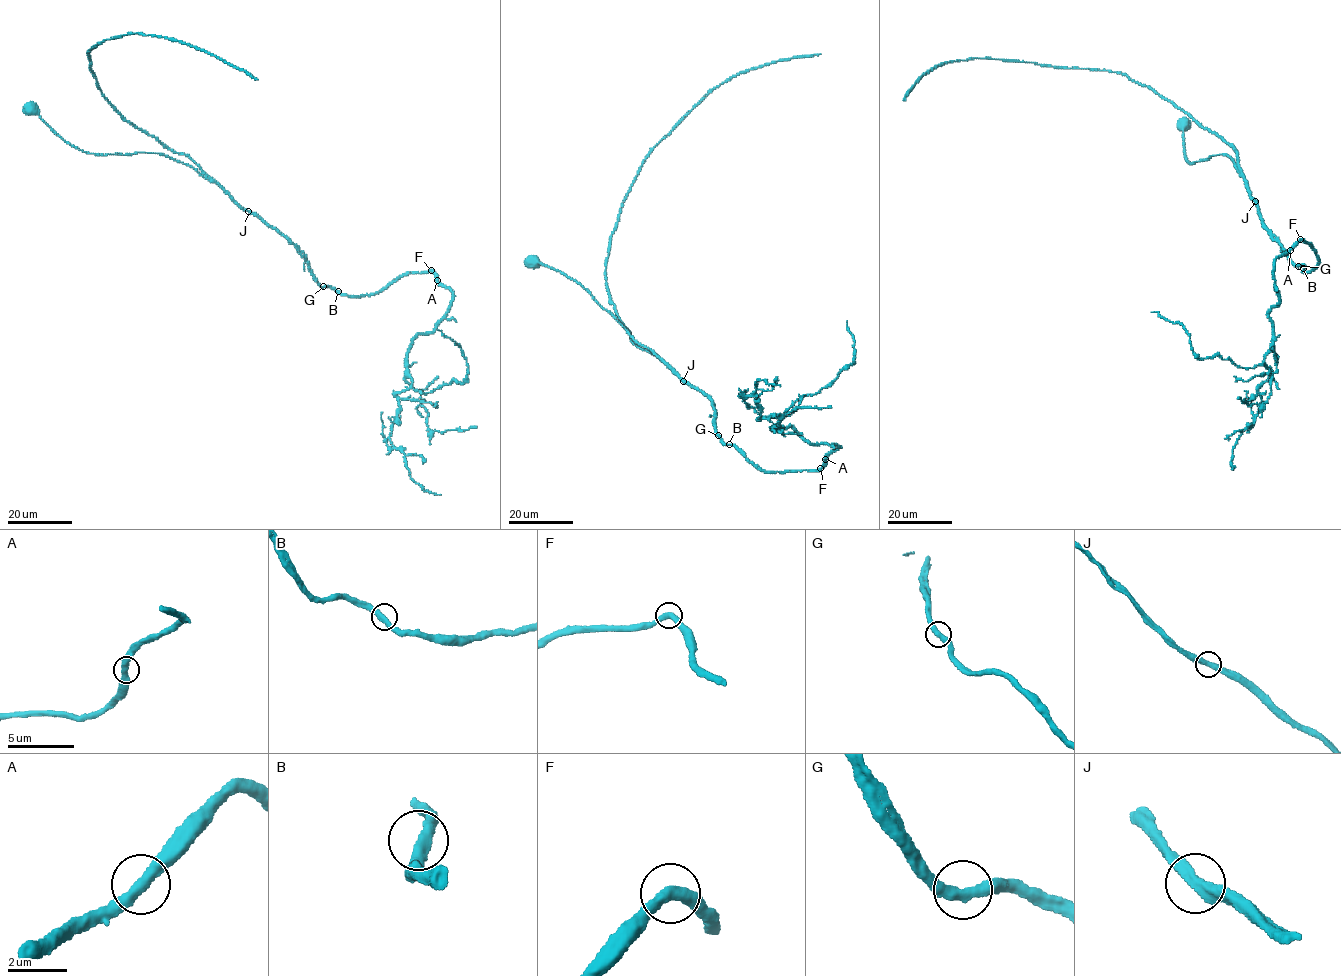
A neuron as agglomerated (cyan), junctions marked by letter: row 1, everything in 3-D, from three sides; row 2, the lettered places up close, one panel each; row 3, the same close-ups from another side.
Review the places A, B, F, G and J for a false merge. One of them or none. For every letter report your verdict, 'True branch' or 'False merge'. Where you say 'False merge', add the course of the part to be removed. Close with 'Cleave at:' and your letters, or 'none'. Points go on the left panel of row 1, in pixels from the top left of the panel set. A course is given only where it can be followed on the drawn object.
A: True branch
B: True branch
F: True branch
G: True branch
J: True branch
Cleave at: none

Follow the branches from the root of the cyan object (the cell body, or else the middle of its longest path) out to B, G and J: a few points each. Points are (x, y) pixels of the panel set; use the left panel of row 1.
B: (30, 110), (66, 141), (88, 153), (158, 153), (192, 167), (296, 247), (317, 283), (338, 291)
G: (30, 110), (66, 141), (88, 153), (158, 153), (192, 167), (296, 247), (307, 261), (311, 274), (323, 286)
J: (30, 110), (66, 141), (88, 153), (158, 153), (185, 163), (214, 181), (248, 211)

